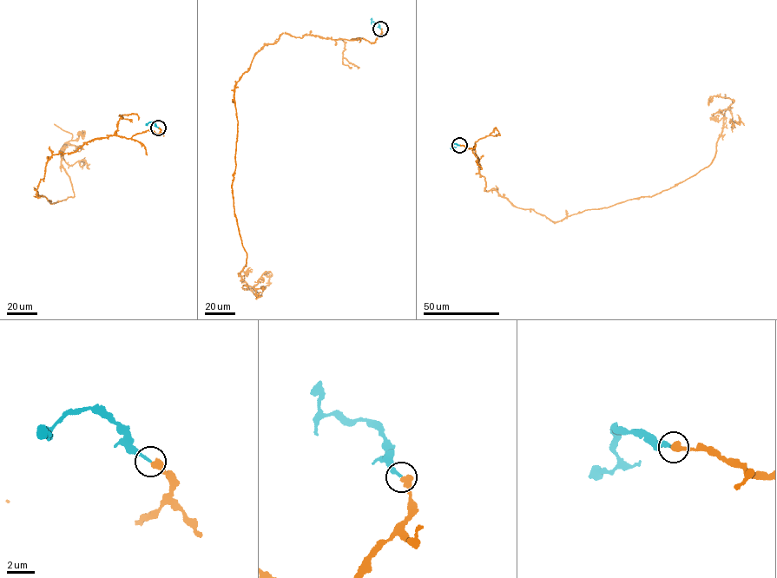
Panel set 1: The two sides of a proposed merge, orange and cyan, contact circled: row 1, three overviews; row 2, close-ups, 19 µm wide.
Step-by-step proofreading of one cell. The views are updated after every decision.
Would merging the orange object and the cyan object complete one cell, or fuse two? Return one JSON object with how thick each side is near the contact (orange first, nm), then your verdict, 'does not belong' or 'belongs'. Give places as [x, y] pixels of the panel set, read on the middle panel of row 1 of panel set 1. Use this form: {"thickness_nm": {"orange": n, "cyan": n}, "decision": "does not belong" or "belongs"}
{"thickness_nm": {"orange": 550, "cyan": 220}, "decision": "belongs"}

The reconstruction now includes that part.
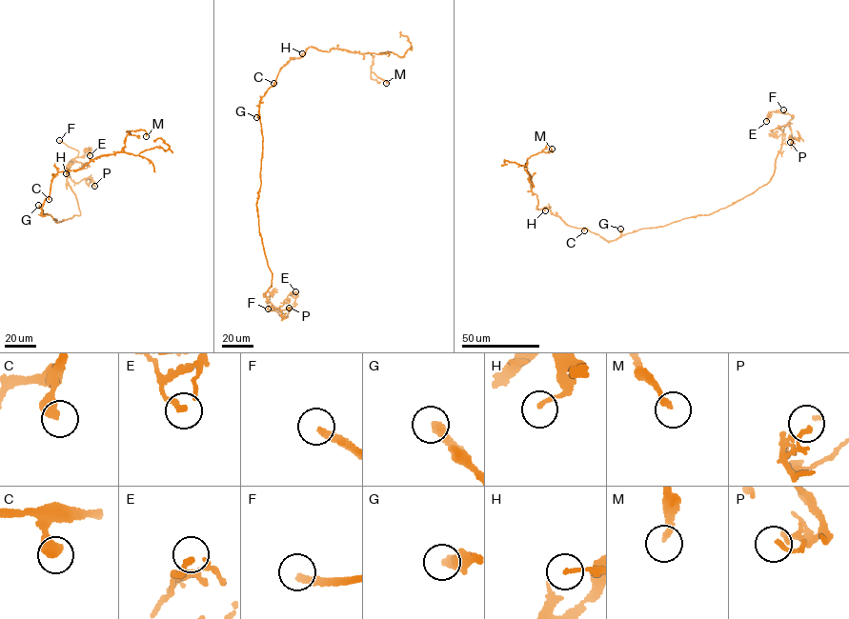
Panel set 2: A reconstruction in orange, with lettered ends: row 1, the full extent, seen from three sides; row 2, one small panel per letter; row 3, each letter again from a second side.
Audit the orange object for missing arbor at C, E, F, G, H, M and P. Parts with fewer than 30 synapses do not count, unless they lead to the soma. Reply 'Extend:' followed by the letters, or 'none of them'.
Extend: none of them

